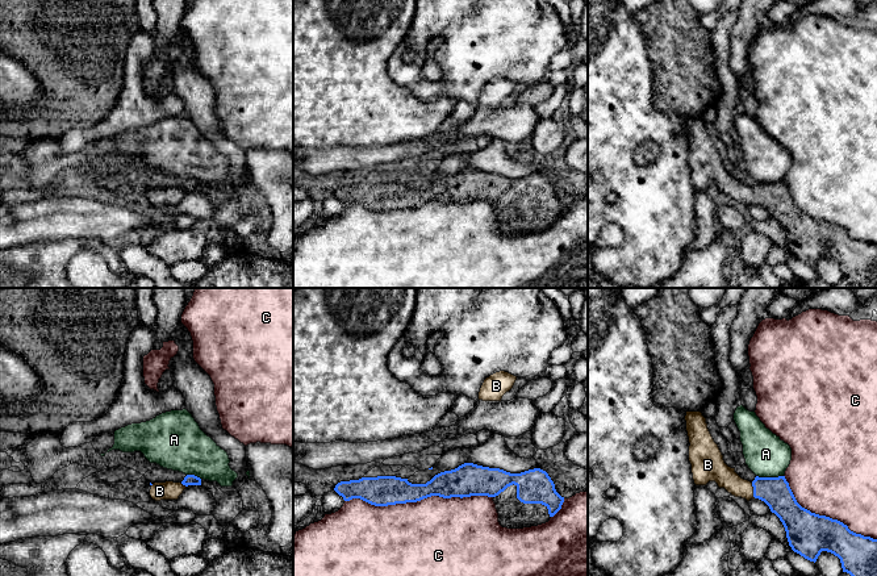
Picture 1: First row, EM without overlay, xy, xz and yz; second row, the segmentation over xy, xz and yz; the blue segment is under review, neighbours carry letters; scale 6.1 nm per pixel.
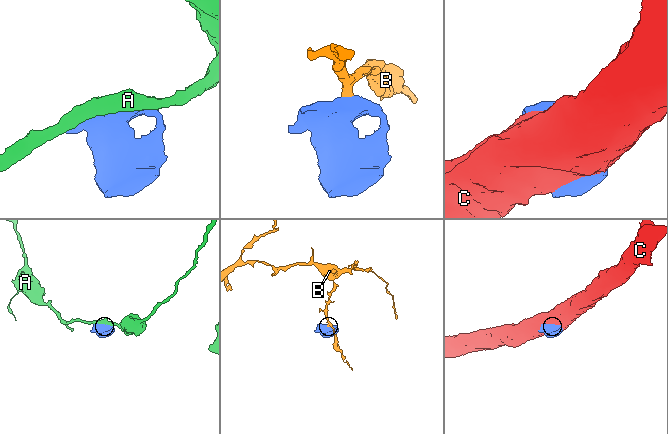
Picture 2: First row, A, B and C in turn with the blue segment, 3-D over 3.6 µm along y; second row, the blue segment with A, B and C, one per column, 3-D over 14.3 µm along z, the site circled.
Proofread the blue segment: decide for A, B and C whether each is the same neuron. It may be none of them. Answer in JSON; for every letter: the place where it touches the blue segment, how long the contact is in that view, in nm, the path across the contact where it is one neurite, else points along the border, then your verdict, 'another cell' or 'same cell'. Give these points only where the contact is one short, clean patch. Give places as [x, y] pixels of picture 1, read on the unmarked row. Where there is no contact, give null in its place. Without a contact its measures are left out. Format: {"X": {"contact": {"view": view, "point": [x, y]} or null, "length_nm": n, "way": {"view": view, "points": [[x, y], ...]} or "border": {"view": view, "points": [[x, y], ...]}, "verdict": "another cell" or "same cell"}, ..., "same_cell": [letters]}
{"A": {"contact": {"view": "yz", "point": [769, 183]}, "length_nm": 170, "verdict": "another cell"}, "B": {"contact": {"view": "yz", "point": [754, 196]}, "length_nm": 100, "way": {"view": "yz", "points": [[775, 197], [754, 196], [735, 191], [718, 176]]}, "verdict": "same cell"}, "C": {"contact": {"view": "xz", "point": [418, 205]}, "length_nm": 900, "verdict": "another cell"}, "same_cell": ["B"]}

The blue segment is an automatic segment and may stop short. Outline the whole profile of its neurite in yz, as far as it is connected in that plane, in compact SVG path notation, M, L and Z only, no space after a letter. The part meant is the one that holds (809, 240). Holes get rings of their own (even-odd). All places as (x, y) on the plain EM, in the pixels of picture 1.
M686 117L689 167L696 191L715 187L735 203L759 204L782 228L792 255L810 267L822 256L840 264L843 277L861 288L877 288L877 245L856 239L847 230L802 213L785 181L759 183L751 188L728 172L701 117Z

